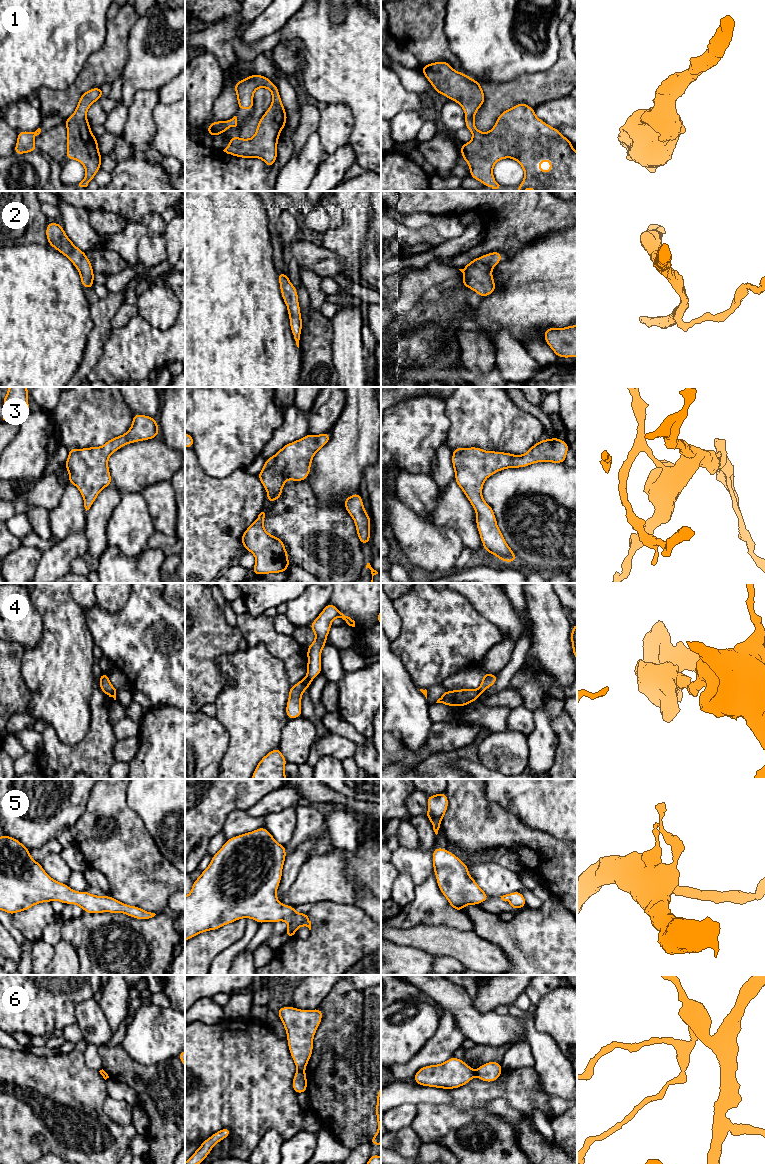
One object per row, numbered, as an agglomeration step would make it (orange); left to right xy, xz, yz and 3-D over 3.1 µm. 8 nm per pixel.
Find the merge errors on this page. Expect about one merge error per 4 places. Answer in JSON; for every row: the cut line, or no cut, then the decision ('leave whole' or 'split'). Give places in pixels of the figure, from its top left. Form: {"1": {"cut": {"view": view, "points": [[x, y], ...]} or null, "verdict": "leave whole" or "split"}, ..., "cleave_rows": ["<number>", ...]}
{"1": {"cut": null, "verdict": "leave whole"}, "2": {"cut": null, "verdict": "leave whole"}, "3": {"cut": {"view": "xz", "points": [[273, 456], [262, 469]]}, "verdict": "split"}, "4": {"cut": {"view": "xz", "points": [[306, 676], [311, 680]]}, "verdict": "split"}, "5": {"cut": null, "verdict": "leave whole"}, "6": {"cut": {"view": "xz", "points": [[298, 1070], [303, 1071]]}, "verdict": "split"}, "cleave_rows": ["3", "4", "6"]}

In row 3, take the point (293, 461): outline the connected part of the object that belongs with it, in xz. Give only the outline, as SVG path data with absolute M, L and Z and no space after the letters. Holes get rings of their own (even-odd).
M330 432L320 435L308 433L305 437L286 444L273 456L268 465L258 475L259 480L267 491L268 503L272 503L282 496L282 488L288 479L299 482L308 478L314 455L329 441Z

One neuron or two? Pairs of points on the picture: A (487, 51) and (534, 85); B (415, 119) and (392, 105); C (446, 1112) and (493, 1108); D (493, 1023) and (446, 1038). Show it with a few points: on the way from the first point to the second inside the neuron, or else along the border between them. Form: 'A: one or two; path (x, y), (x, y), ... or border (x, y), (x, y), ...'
A: two; border (543, 70), (537, 73), (521, 74), (506, 84)
B: two; border (419, 111), (399, 111), (391, 119)
C: two; border (485, 1105), (489, 1112), (496, 1114), (507, 1122)
D: two; border (451, 1013), (457, 1027), (466, 1037)

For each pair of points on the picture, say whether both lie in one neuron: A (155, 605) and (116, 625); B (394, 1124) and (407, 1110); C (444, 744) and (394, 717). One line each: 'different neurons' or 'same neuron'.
A: same neuron
B: same neuron
C: different neurons

